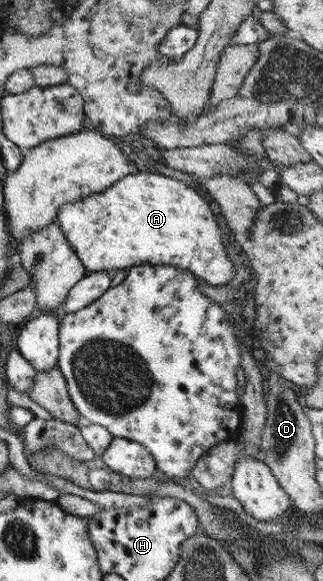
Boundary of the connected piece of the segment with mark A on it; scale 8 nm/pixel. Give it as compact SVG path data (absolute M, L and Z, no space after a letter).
M151 171L137 172L133 174L128 174L123 178L120 178L117 182L114 182L111 186L108 186L104 191L98 192L96 194L90 194L89 196L76 199L76 201L70 201L60 207L56 211L55 222L60 227L64 238L68 241L71 250L74 255L78 258L78 261L82 263L82 266L87 272L93 273L96 271L108 271L108 270L118 270L118 269L128 269L134 266L140 265L166 265L173 266L178 270L184 270L192 273L202 284L218 286L225 286L232 275L234 275L234 264L230 262L228 256L225 254L225 249L222 247L222 240L220 240L220 230L218 228L217 222L214 220L212 211L210 210L204 197L200 196L196 190L190 188L188 184L183 184L178 180L173 180L172 178L167 178L159 173L152 173Z

